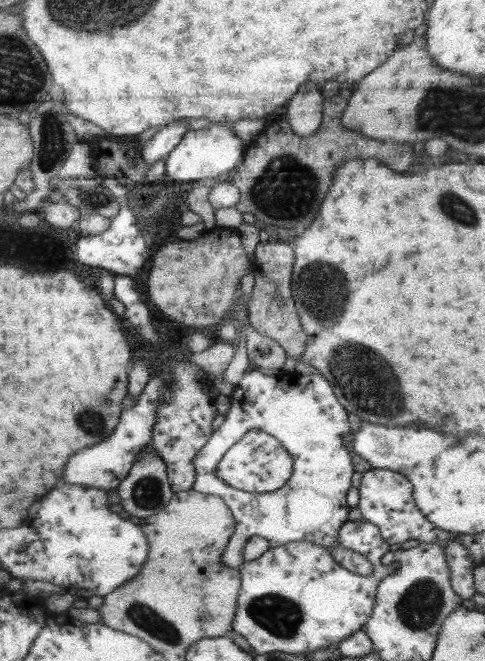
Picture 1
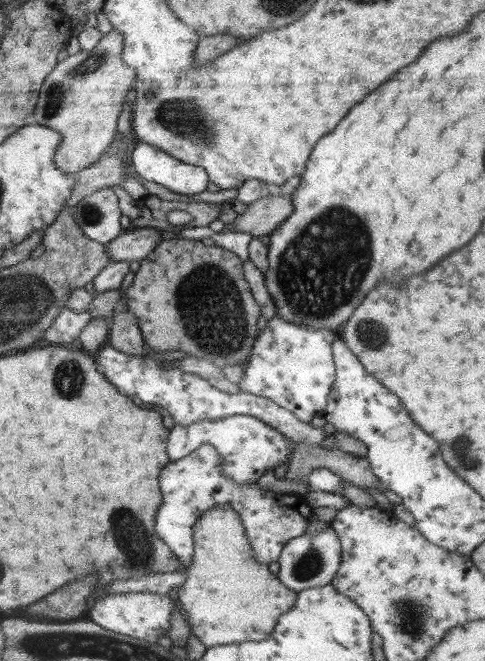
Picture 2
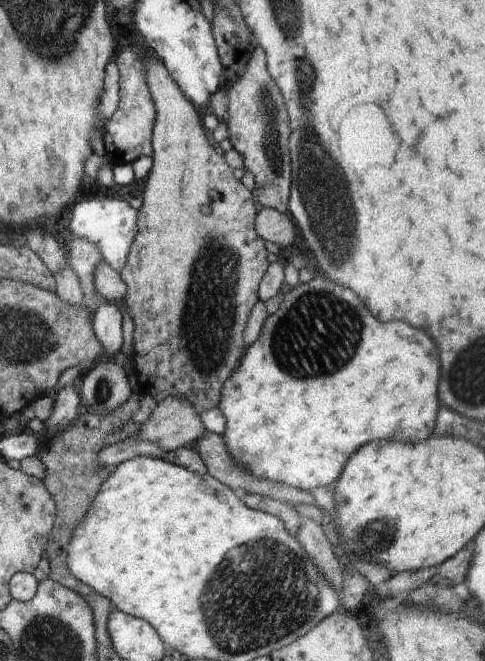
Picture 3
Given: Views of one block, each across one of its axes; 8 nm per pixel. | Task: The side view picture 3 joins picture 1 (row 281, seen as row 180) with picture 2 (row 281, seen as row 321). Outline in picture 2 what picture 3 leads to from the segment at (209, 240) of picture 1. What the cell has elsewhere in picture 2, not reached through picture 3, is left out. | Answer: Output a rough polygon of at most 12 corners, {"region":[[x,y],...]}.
{"region":[[173,234],[123,305],[145,346],[244,364],[260,306],[228,250]]}

